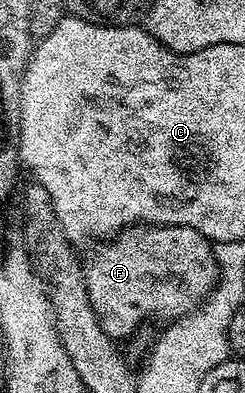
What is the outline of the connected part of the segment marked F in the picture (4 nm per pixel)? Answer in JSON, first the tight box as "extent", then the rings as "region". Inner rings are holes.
{"extent":[85,226,218,342],"region":[[[131,226],[123,228],[103,244],[106,245],[91,254],[90,261],[85,261],[86,289],[92,302],[92,310],[104,334],[108,334],[115,342],[121,342],[125,336],[132,335],[141,324],[146,324],[149,320],[173,322],[181,316],[190,315],[205,302],[218,281],[214,244],[204,234],[188,226]]]}

